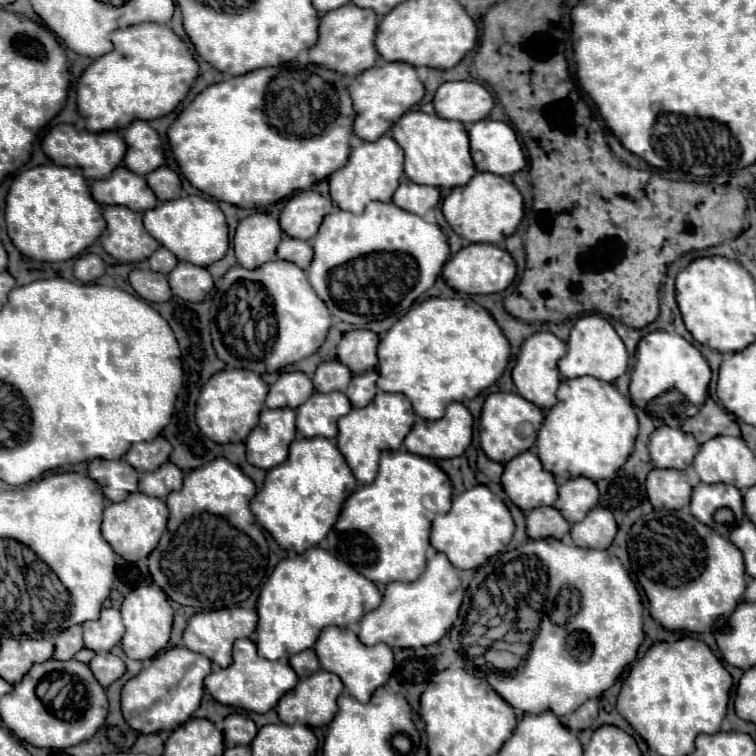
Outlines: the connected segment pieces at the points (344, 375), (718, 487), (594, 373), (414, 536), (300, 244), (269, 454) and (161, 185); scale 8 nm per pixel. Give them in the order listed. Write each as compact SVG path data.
M338 359L324 361L318 365L312 381L314 389L318 393L330 393L330 391L344 391L348 387L348 381L352 379L352 373L346 365L342 365Z
M698 483L692 491L690 505L692 515L722 537L728 537L728 533L744 519L742 493L734 485Z
M584 315L576 321L576 325L570 331L568 339L568 353L558 361L558 369L562 377L574 379L582 375L596 377L600 381L616 381L620 375L624 375L628 367L628 351L614 331L614 327L602 317L602 315Z
M384 451L380 457L380 471L374 483L364 485L344 501L340 517L332 529L334 555L366 579L374 583L392 583L416 581L426 569L426 549L430 545L430 525L434 515L446 513L452 501L452 483L448 475L430 459L416 457L408 451Z
M282 237L280 245L278 245L278 259L284 259L284 261L292 261L296 263L300 269L308 269L314 253L312 253L312 247L308 241L300 241L300 239L292 239L292 237Z
M290 407L262 409L260 423L246 439L246 459L254 467L272 469L286 461L288 445L296 437L296 413Z
M160 167L156 171L152 171L146 177L150 189L156 193L158 201L170 201L176 199L180 193L180 179L174 171L170 171L168 167Z

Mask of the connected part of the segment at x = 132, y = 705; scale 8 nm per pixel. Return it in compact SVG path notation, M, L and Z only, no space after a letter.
M172 647L156 655L148 669L144 667L136 677L128 679L122 687L122 715L126 723L144 735L174 731L186 723L198 709L204 695L204 677L212 671L212 661L186 647Z

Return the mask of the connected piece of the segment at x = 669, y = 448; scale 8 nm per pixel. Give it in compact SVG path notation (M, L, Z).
M662 425L652 433L648 449L654 467L686 469L688 465L692 465L700 445L690 433Z

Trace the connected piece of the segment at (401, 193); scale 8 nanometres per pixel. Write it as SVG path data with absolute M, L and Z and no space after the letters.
M402 181L392 201L404 211L424 215L428 209L436 207L436 203L440 201L440 191L430 185L416 185L410 181Z

